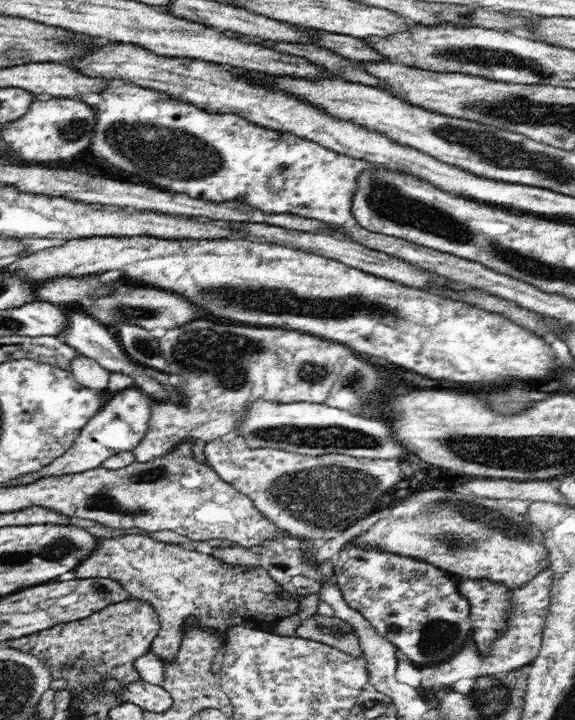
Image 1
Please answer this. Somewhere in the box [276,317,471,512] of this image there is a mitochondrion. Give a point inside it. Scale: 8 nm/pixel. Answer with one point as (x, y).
(311, 373)

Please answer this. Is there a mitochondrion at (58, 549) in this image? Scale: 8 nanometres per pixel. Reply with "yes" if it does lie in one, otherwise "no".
yes

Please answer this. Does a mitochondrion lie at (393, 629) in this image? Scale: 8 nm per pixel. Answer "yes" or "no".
no

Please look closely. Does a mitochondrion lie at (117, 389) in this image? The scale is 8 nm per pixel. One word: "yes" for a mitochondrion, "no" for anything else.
no

